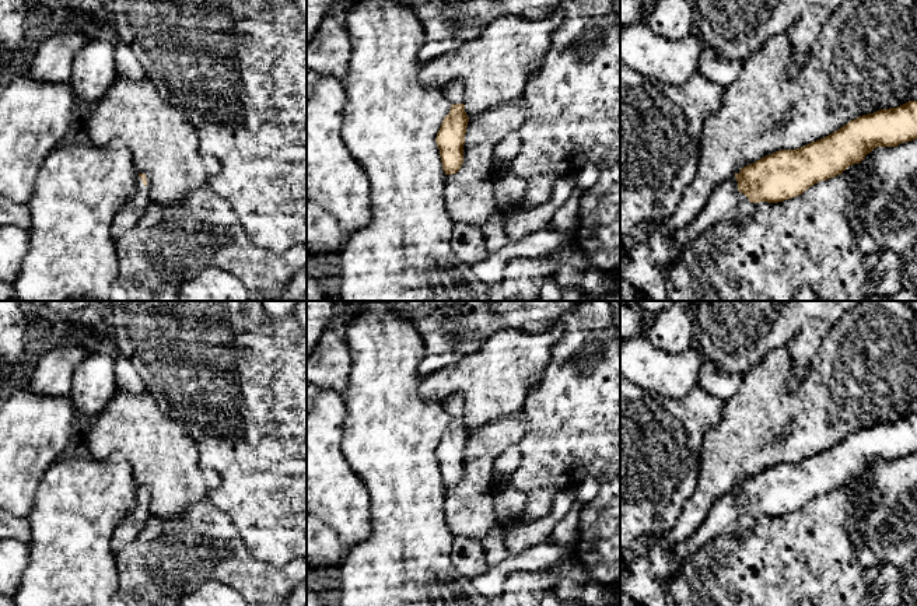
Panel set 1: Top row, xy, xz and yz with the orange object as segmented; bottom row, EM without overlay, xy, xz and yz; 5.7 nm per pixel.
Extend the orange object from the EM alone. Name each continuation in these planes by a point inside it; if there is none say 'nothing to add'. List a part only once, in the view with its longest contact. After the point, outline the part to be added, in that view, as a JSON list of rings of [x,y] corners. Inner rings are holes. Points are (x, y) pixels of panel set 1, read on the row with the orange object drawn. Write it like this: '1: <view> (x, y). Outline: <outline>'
1: xy (128, 217). Outline: [[[147,172],[140,174],[146,175],[147,185],[144,186],[141,178],[137,175],[134,196],[125,204],[112,223],[111,232],[115,241],[132,230],[150,206],[151,176]]]

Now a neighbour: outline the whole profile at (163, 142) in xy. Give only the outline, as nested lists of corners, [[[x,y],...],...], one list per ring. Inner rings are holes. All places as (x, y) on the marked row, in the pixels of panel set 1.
[[[118,77],[102,98],[94,105],[87,120],[88,143],[106,146],[123,140],[132,151],[137,174],[151,176],[150,203],[167,206],[179,202],[189,193],[207,188],[210,176],[220,171],[216,158],[199,151],[199,139],[185,113],[168,104],[148,77],[132,81]]]

